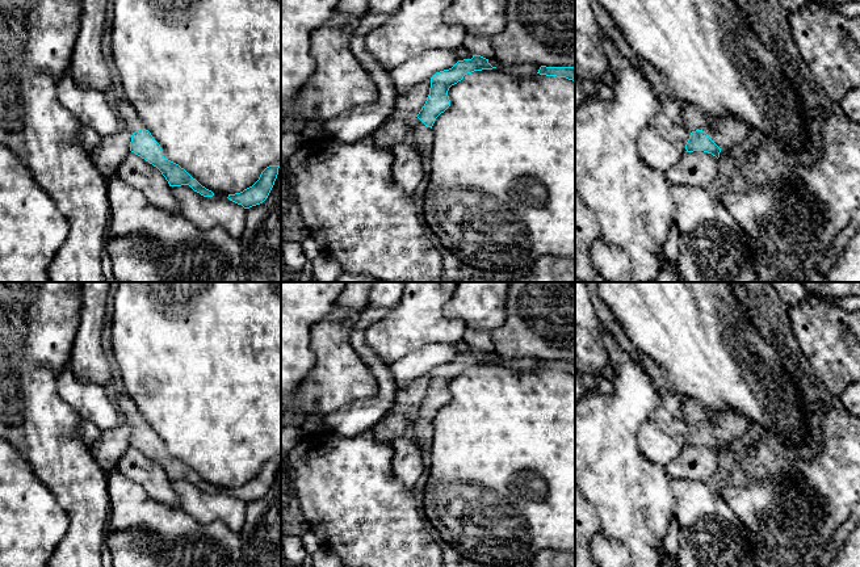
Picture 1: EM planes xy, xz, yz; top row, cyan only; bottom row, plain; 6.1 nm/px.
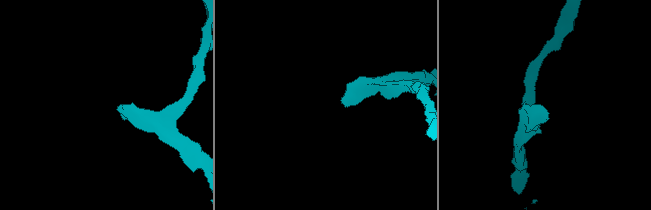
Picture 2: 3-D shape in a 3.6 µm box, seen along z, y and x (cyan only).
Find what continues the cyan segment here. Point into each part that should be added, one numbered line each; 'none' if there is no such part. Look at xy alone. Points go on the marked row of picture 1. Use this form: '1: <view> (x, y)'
1: xy (129, 117)

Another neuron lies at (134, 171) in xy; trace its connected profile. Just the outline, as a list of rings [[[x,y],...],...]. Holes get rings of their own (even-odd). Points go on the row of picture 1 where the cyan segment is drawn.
[[[130,152],[119,164],[116,176],[125,184],[142,192],[147,201],[169,213],[179,213],[179,202],[172,194],[171,186],[161,172]]]

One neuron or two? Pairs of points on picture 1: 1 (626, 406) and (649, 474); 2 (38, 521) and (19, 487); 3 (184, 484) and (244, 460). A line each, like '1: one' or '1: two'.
1: one
2: one
3: two

